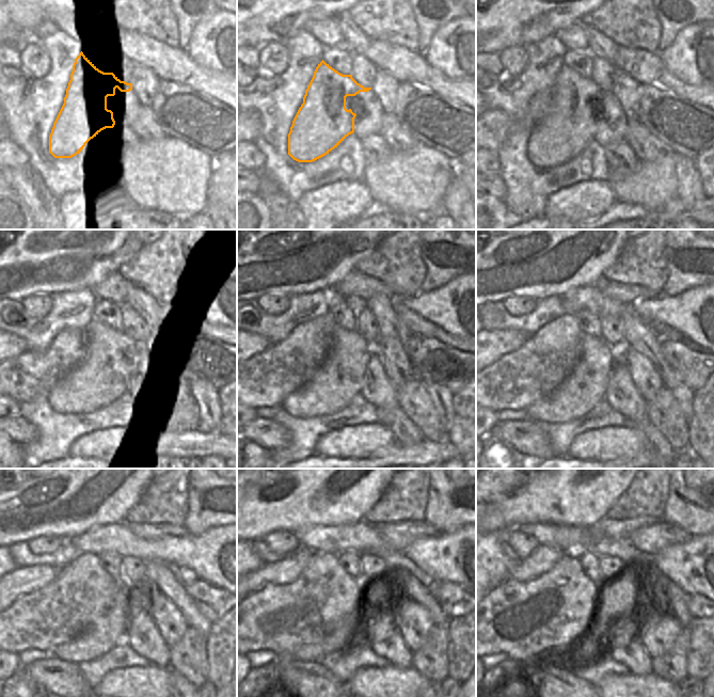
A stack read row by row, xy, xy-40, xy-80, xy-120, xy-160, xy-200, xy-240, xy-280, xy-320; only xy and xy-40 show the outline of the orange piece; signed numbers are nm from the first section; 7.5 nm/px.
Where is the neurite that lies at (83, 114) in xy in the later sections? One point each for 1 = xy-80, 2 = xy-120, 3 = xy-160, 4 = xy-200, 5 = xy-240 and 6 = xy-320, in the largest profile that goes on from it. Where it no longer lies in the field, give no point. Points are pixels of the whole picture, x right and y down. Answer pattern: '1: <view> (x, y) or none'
1: xy-80 (565, 132)
2: xy-120 (93, 384)
3: xy-160 (334, 384)
4: xy-200 (578, 393)
5: xy-240 (99, 639)
6: xy-320 (575, 645)

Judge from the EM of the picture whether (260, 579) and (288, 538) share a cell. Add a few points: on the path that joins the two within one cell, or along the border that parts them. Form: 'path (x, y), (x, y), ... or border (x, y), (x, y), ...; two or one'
border (301, 547), (285, 556); two

